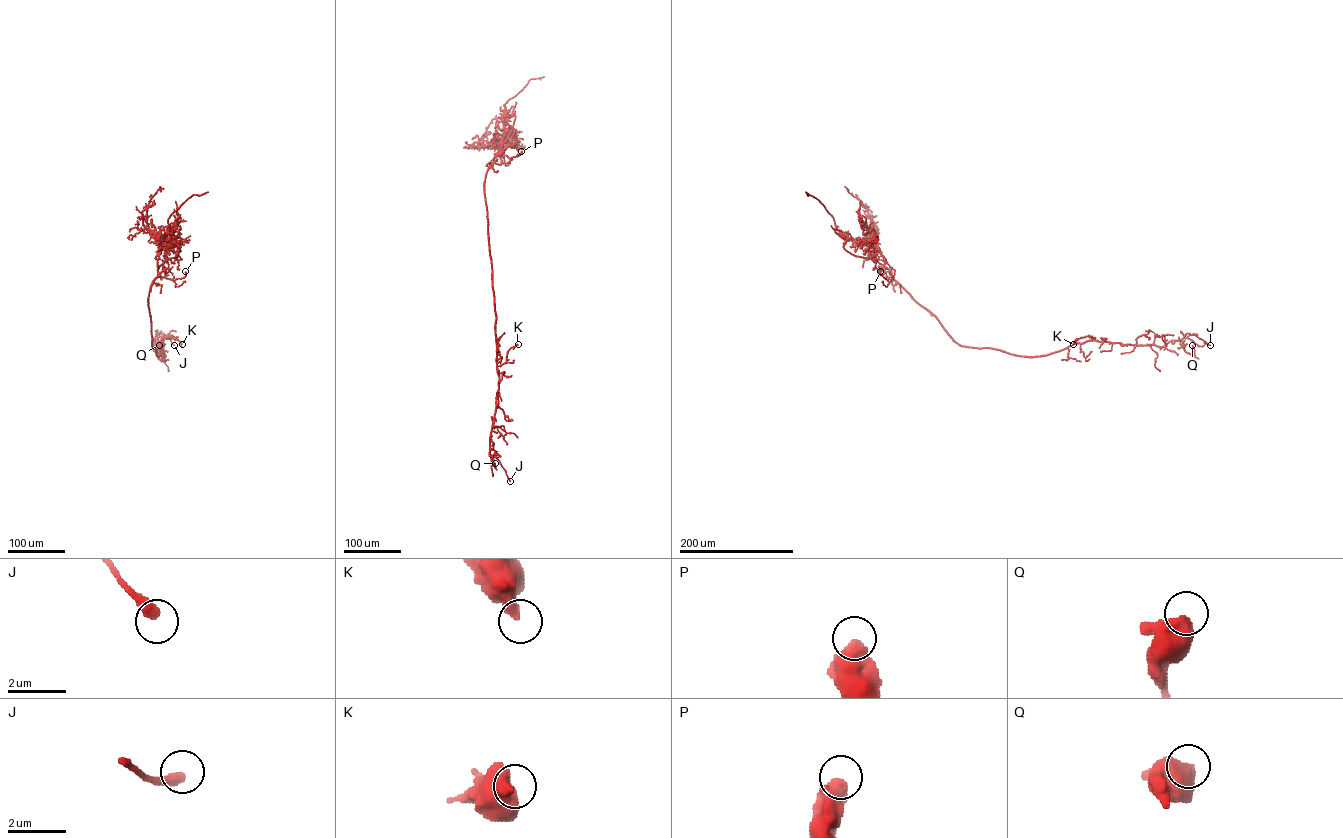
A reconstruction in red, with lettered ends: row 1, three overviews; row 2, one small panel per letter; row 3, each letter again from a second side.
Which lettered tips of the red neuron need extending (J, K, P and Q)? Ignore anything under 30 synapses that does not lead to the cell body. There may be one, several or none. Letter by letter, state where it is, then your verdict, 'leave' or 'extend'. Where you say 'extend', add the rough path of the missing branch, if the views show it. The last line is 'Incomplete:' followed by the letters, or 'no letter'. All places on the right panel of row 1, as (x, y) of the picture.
J: at (1210, 345); leave
K: at (1073, 344); leave
P: at (880, 271); leave
Q: at (1192, 345); leave
Incomplete: no letter

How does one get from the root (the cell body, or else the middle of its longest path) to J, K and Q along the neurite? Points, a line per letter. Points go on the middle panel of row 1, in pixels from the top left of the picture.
J: (489, 240), (499, 376), (489, 453), (499, 461), (510, 481)
K: (489, 240), (497, 366), (506, 362), (508, 350), (518, 344)
Q: (489, 240), (499, 376), (489, 452), (495, 463)

